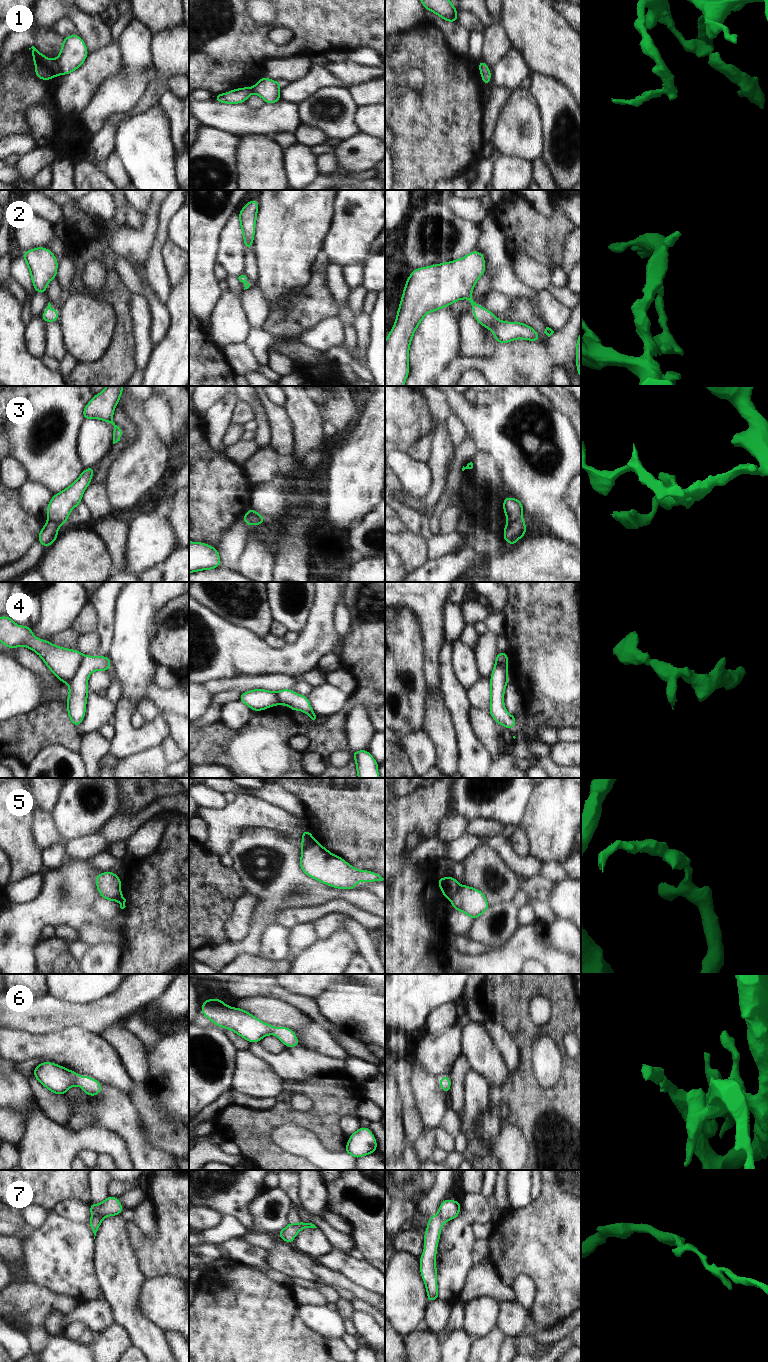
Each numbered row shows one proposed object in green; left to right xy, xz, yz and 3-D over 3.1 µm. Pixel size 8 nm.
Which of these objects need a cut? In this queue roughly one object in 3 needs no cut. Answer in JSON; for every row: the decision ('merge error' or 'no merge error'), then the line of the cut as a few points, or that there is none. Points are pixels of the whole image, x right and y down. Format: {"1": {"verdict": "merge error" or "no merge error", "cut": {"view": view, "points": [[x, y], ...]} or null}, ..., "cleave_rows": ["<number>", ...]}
{"1": {"verdict": "merge error", "cut": {"view": "xy", "points": [[55, 60], [61, 72]]}}, "2": {"verdict": "no merge error", "cut": null}, "3": {"verdict": "merge error", "cut": {"view": "xy", "points": [[48, 519], [59, 525]]}}, "4": {"verdict": "merge error", "cut": {"view": "xy", "points": [[82, 655], [79, 665], [68, 683]]}}, "5": {"verdict": "merge error", "cut": {"view": "xz", "points": [[317, 841], [303, 849]]}}, "6": {"verdict": "no merge error", "cut": null}, "7": {"verdict": "merge error", "cut": {"view": "xy", "points": [[92, 1215], [103, 1217]]}}, "cleave_rows": ["1", "3", "4", "5", "7"]}

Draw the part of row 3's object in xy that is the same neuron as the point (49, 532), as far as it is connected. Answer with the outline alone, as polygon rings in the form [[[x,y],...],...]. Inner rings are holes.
[[[48,520],[37,536],[39,543],[44,547],[51,546],[58,537],[58,528],[58,524]]]

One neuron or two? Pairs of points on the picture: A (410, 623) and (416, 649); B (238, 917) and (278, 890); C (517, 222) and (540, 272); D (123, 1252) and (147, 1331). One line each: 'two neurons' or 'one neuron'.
A: one neuron
B: two neurons
C: two neurons
D: one neuron

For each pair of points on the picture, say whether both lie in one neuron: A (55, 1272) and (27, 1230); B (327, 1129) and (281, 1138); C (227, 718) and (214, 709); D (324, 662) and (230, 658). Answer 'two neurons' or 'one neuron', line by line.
A: two neurons
B: two neurons
C: two neurons
D: two neurons

